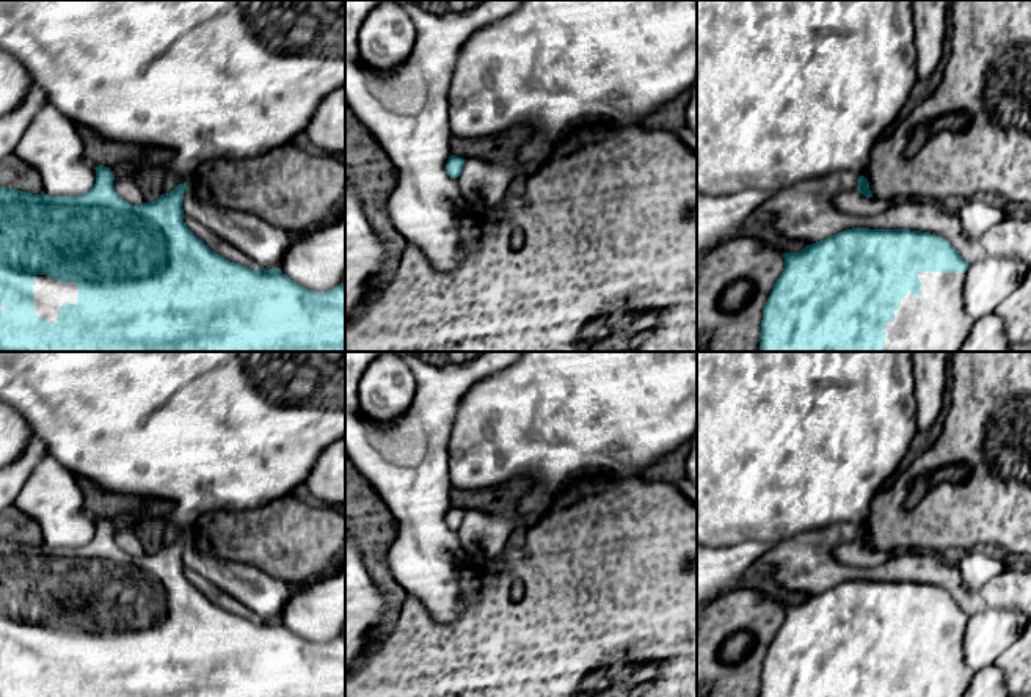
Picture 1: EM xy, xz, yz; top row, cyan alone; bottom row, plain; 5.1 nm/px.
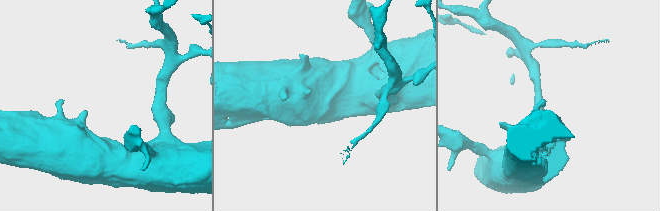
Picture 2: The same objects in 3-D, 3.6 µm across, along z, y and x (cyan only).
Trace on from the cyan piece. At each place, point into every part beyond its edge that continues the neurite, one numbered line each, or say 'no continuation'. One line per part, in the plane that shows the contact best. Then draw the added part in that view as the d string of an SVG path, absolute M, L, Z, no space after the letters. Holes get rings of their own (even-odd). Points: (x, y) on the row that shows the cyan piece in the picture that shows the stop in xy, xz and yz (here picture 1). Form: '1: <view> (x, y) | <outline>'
1: xy (49, 294) | M49 275L35 276L35 314L39 319L47 319L52 325L56 323L58 309L66 303L75 305L77 295L75 281L61 283Z

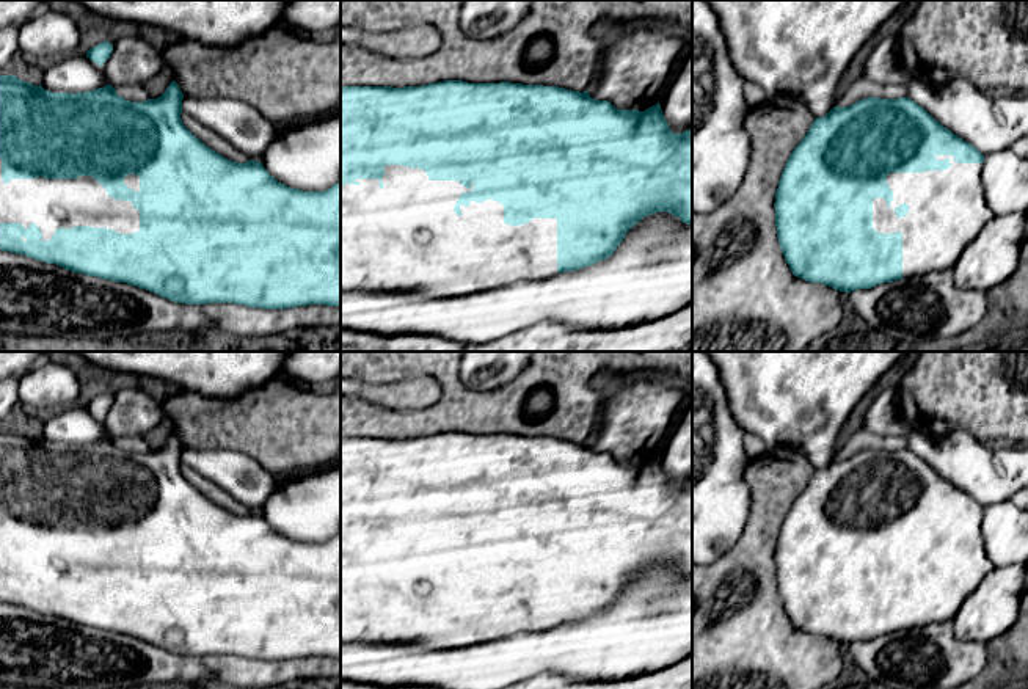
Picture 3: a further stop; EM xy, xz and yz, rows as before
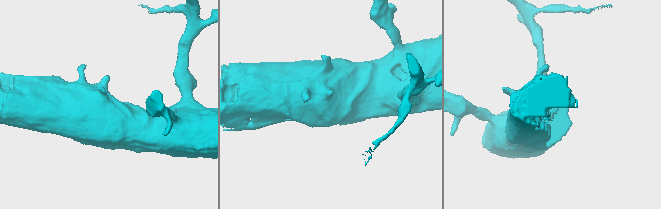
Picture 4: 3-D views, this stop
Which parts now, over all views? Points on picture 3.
1: xz (405, 237) | M386 165L385 176L378 179L355 179L358 184L345 184L341 187L341 293L353 290L367 292L402 292L417 293L422 297L463 297L479 293L496 287L505 287L519 281L543 281L559 275L557 272L557 220L556 218L532 218L527 224L510 226L504 223L502 202L487 199L483 202L471 201L469 206L460 206L461 215L454 212L454 207L461 193L472 191L474 184L468 190L458 180L430 180L427 173L419 168L402 165Z

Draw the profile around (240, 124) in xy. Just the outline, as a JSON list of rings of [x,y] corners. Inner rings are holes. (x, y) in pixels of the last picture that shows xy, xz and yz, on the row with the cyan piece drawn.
[[[184,96],[182,111],[228,140],[250,160],[261,160],[281,130],[251,105],[235,99]]]

